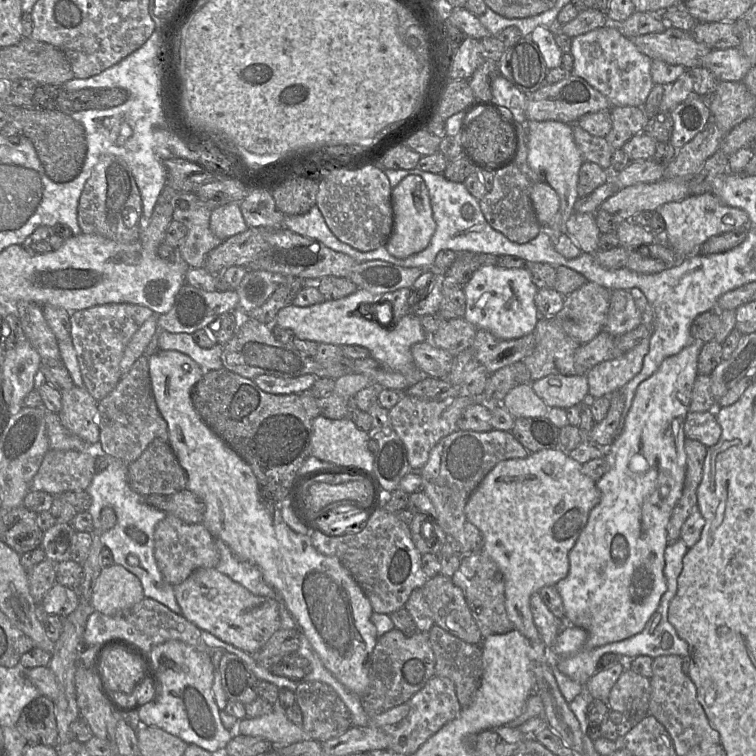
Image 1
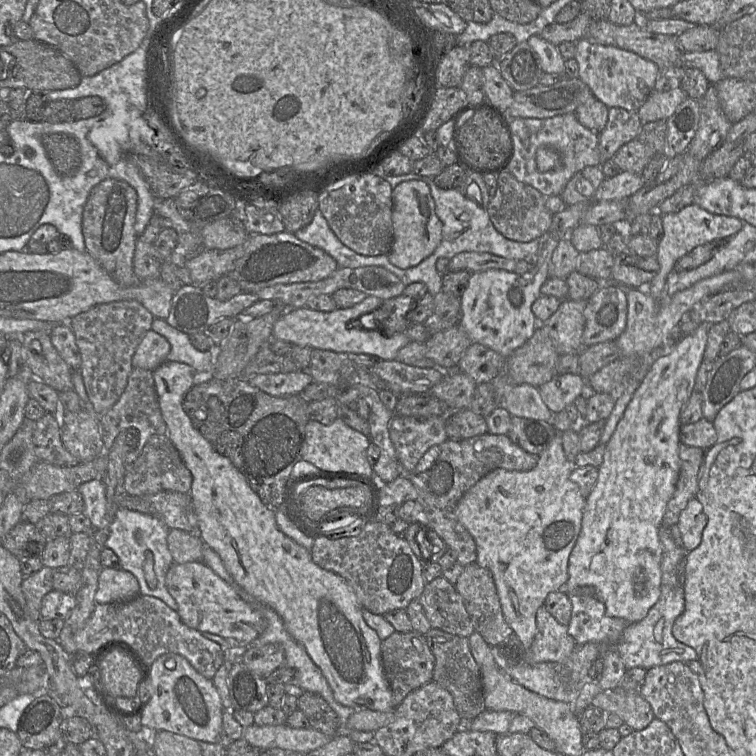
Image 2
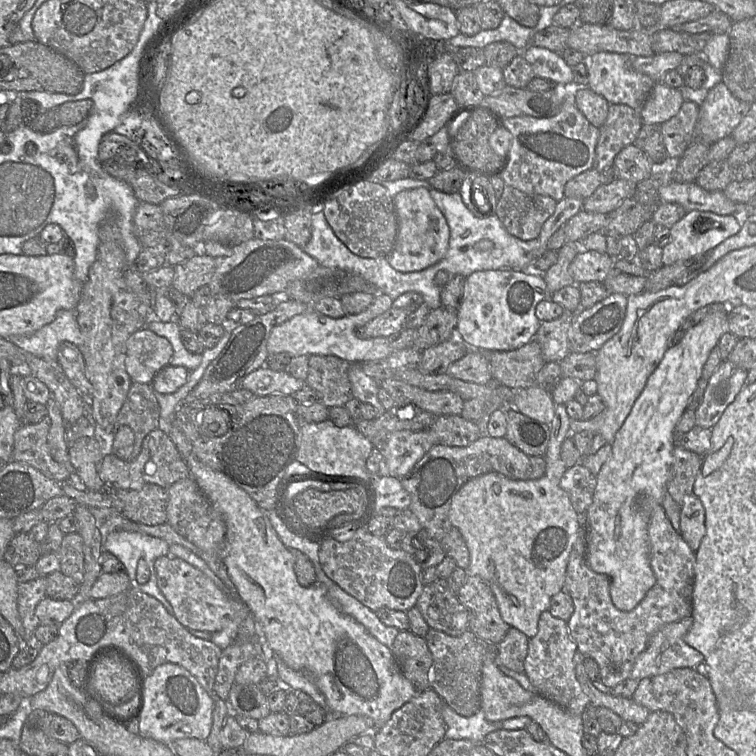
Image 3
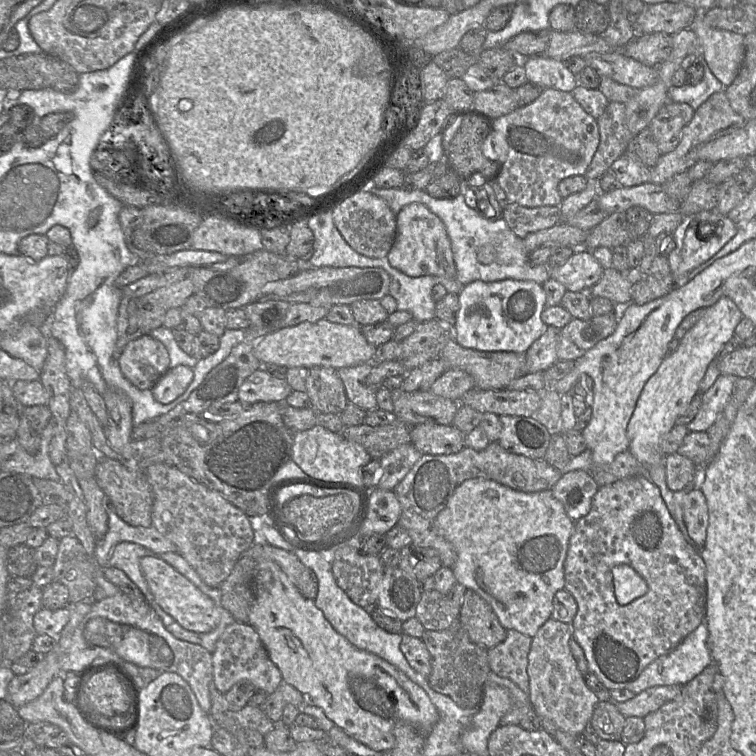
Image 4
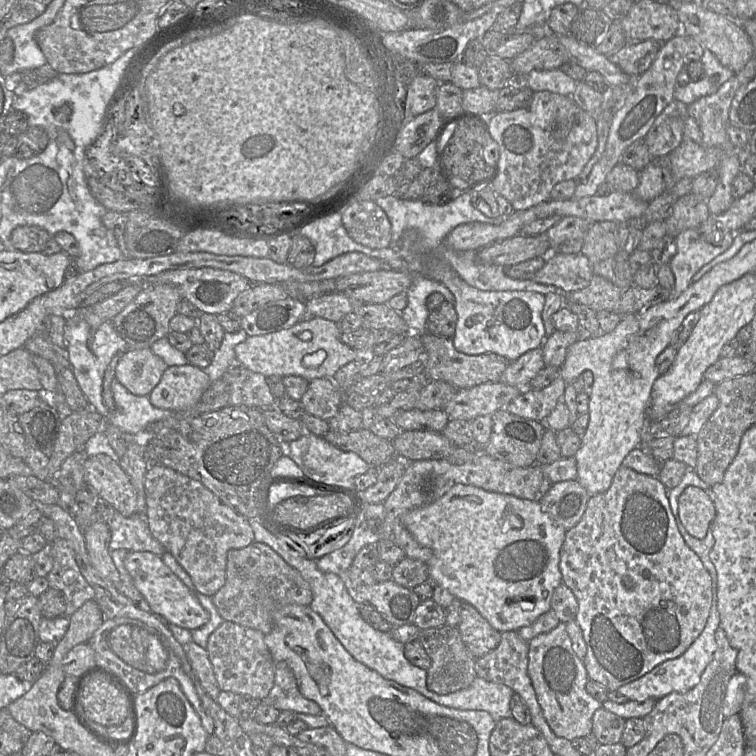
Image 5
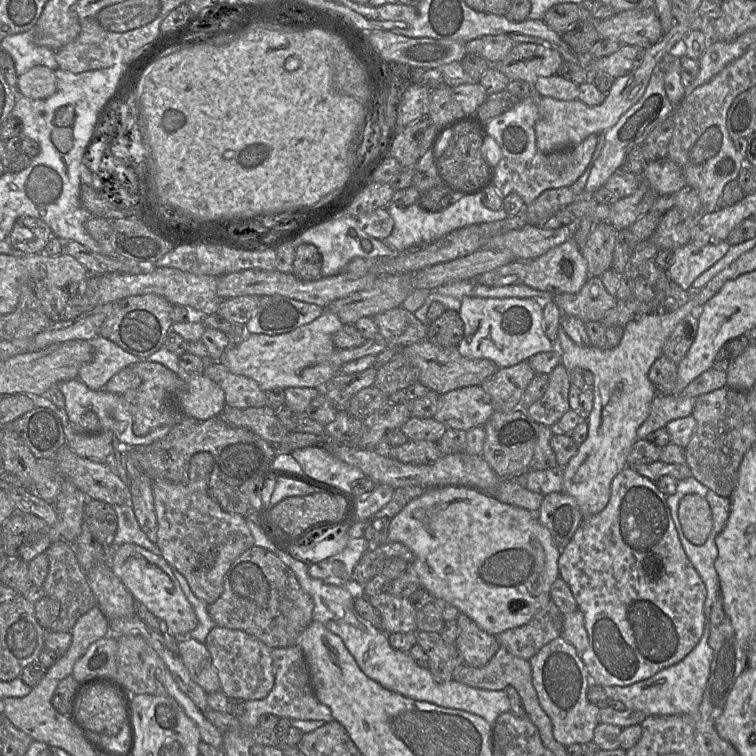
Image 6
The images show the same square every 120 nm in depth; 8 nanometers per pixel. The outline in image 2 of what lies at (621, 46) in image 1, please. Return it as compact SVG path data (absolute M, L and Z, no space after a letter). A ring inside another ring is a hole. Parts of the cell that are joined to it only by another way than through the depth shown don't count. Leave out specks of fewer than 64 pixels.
M582 38L576 42L574 59L578 62L579 78L590 88L594 97L608 108L619 107L637 112L654 91L661 70L652 61L615 46L602 45Z

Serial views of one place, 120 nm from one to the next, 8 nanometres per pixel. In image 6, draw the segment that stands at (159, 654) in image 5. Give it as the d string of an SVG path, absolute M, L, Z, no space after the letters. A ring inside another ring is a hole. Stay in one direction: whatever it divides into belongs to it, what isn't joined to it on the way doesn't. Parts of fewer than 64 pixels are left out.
M113 635L117 640L117 677L131 693L151 694L158 696L167 696L175 699L184 709L186 715L196 724L199 729L201 740L211 746L221 749L223 745L223 733L211 724L204 713L194 704L194 702L181 691L169 669L148 644L148 642L139 635Z

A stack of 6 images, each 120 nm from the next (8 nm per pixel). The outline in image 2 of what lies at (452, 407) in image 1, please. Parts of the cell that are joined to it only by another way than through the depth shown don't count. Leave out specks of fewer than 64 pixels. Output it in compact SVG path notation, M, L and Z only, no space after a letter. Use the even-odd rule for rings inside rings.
M449 409L449 413L428 419L396 415L392 417L389 423L390 439L403 472L413 471L431 447L448 439L445 423L450 417L450 411Z

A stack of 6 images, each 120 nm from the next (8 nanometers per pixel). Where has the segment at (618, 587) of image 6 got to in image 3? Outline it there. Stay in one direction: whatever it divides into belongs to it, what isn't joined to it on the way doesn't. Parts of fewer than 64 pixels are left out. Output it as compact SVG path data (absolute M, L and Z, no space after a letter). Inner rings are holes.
M655 501L642 503L648 503L650 566L656 583L632 611L620 611L614 606L608 576L594 572L587 564L584 523L570 553L566 570L564 591L570 595L574 604L574 612L567 621L570 637L576 643L579 655L592 658L598 664L601 681L610 689L630 678L637 656L645 650L649 639L656 632L667 624L692 615L695 552L675 531L662 504Z

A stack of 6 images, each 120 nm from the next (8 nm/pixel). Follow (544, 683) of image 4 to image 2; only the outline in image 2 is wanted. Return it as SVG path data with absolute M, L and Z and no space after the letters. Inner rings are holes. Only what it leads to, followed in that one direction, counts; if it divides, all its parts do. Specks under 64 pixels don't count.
M541 606L536 613L536 635L530 648L524 653L529 663L567 663L577 643L568 633L567 626L560 624Z

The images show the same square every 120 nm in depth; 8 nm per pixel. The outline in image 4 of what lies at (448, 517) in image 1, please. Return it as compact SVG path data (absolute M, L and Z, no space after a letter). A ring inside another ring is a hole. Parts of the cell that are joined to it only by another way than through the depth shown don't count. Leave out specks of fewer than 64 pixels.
M498 441L490 442L482 451L464 447L454 454L423 454L393 490L401 505L397 524L408 532L414 545L436 549L442 566L452 568L457 561L457 552L449 541L435 531L434 521L458 485L468 479L484 478L520 492L534 493L552 490L562 474L544 459L531 459L514 454L505 450Z

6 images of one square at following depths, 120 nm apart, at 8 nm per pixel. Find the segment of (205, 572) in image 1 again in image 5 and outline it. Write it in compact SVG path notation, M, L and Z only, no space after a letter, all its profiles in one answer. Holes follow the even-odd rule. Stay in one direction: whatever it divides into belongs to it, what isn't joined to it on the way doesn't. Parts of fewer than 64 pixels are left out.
M129 552L124 559L124 566L133 585L144 596L152 611L163 616L169 623L193 630L204 626L209 621L208 611L160 556L151 552Z

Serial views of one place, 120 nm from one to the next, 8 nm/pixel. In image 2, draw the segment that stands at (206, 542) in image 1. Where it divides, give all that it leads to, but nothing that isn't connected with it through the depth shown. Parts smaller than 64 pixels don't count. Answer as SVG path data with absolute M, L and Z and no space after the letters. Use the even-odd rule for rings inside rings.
M171 529L167 544L174 563L202 561L204 542L197 532Z

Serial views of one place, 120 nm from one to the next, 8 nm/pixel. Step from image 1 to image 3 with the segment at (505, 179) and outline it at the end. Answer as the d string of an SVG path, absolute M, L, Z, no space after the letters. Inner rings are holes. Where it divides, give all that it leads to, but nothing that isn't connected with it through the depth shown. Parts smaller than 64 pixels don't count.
M504 186L495 215L512 236L528 241L538 238L544 223L556 209L557 201L540 194L527 194Z

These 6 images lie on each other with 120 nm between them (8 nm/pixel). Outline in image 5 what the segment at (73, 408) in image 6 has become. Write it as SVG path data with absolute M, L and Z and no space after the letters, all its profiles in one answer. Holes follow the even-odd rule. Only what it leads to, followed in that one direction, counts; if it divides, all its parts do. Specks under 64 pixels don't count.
M112 381L111 390L115 409L109 412L108 424L116 426L125 433L135 434L131 442L141 447L146 447L157 435L147 427L174 414L174 411L153 406L147 396L130 393L119 381Z

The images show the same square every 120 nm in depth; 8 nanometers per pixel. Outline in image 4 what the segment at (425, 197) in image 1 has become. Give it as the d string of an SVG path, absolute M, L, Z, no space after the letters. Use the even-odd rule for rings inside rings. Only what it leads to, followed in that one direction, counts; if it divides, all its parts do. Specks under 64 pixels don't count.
M418 202L404 206L396 215L396 236L387 259L392 267L409 277L433 275L454 279L456 276L450 240L443 222Z

